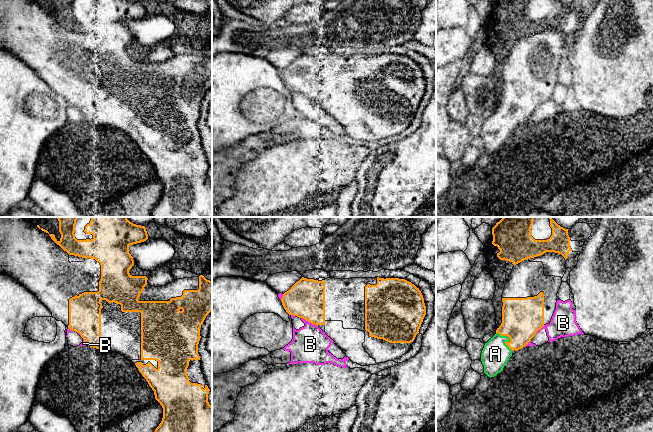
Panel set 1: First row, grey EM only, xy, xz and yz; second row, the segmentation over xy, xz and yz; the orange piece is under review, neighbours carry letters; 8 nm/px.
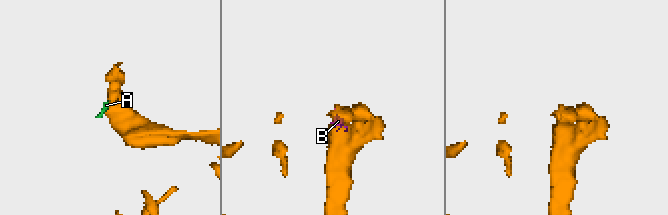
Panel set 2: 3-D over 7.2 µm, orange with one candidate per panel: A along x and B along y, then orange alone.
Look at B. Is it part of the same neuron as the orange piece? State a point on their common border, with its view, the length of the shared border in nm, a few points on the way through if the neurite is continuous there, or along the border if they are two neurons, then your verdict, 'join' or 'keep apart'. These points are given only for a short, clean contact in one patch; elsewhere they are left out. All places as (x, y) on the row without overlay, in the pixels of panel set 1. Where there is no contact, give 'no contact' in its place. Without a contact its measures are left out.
meets orange in xz at (309, 97); contact 150 nm long; keep apart

